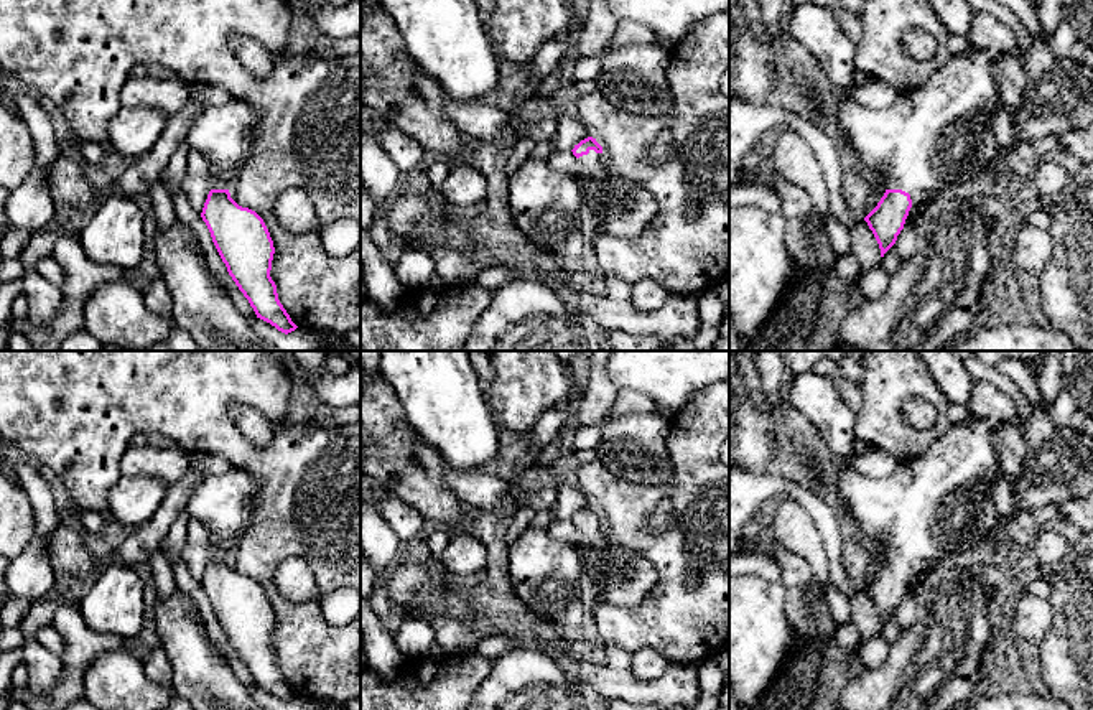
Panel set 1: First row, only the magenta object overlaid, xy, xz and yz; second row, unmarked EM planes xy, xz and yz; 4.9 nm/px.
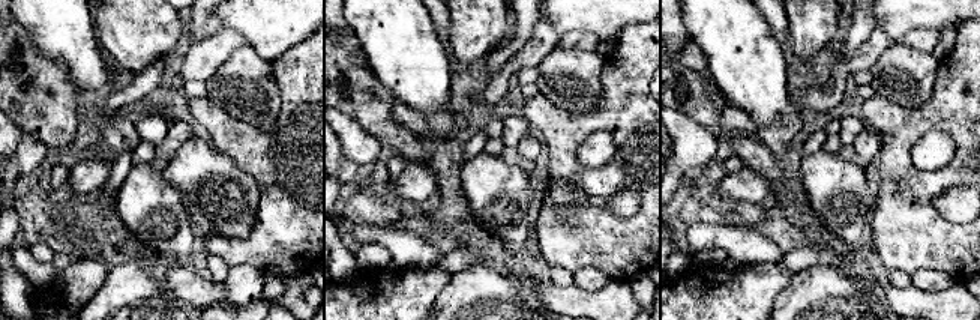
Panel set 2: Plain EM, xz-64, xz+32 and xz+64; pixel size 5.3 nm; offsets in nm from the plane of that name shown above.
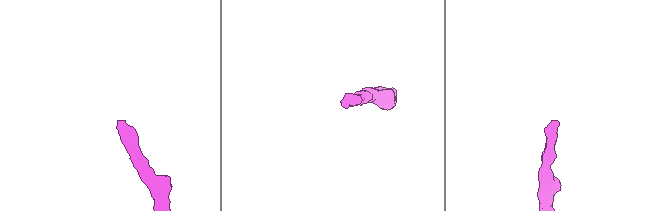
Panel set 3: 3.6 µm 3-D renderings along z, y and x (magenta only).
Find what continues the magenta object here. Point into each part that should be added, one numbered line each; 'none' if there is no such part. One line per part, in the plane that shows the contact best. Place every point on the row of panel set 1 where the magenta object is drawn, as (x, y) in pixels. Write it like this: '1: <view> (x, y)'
1: xz (621, 208)

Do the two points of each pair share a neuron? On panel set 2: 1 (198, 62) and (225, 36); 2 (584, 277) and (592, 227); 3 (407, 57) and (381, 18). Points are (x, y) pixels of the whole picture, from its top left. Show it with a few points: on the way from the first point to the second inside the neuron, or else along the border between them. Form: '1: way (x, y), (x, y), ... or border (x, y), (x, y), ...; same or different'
1: way (204, 56), (219, 42); same
2: border (572, 272), (581, 268), (595, 268), (614, 278); different
3: way (402, 48), (390, 27); same

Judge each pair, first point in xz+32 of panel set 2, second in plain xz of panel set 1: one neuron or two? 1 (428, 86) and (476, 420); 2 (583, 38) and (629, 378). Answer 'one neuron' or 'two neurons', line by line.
1: one neuron
2: two neurons

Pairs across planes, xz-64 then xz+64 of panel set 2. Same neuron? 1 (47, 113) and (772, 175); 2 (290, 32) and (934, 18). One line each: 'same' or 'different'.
1: same
2: same

